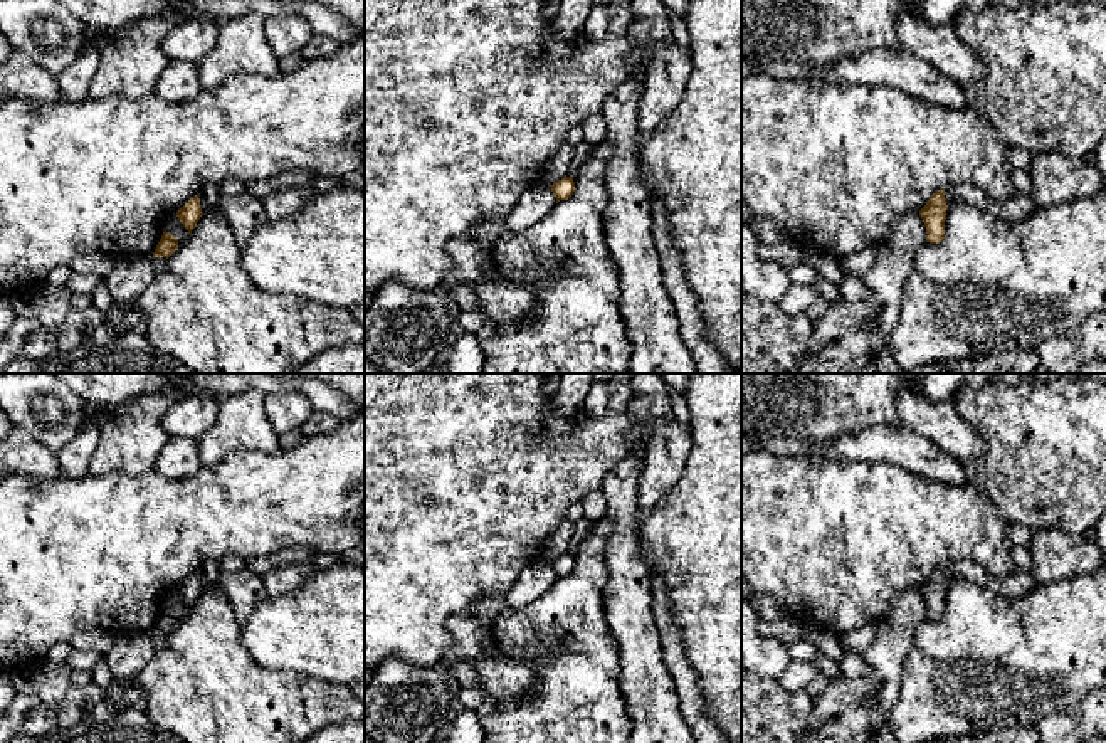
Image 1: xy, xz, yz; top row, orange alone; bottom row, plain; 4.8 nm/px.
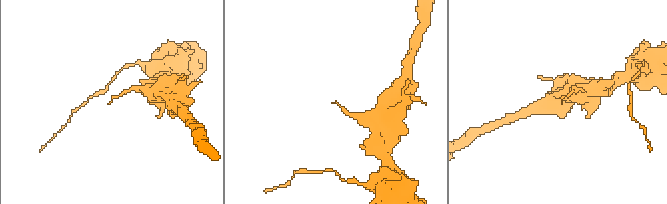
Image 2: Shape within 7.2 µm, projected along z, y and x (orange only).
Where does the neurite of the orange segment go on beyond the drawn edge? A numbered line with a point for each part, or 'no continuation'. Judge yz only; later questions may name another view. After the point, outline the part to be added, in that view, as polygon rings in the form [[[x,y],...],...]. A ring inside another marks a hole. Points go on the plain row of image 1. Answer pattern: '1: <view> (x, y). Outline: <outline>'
no continuation

